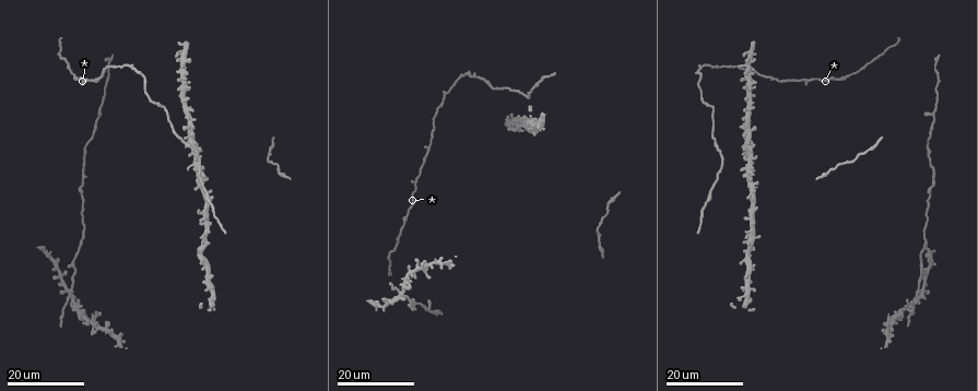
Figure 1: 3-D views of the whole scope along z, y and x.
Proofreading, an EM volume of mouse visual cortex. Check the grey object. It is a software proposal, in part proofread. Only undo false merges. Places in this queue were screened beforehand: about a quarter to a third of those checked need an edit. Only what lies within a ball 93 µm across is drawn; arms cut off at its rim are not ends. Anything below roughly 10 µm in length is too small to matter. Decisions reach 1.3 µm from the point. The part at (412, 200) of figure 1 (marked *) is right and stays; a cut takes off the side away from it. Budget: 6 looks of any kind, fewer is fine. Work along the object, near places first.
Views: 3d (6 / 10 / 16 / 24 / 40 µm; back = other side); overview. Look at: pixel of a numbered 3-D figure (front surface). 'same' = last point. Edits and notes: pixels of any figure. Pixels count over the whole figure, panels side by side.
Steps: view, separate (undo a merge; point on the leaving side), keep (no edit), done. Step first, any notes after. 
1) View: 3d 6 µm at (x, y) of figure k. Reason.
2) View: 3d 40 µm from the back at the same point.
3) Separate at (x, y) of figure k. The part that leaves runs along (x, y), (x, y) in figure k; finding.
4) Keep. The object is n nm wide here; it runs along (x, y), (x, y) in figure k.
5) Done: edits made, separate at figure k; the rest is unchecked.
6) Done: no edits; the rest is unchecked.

View: 3d 24 µm at (918, 291) of figure 1.

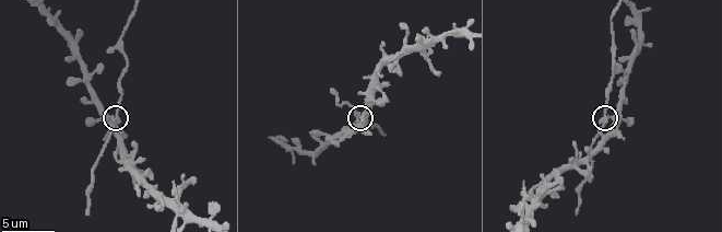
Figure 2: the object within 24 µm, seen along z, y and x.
View: 3d 10 µm at (115, 114) of figure 2.

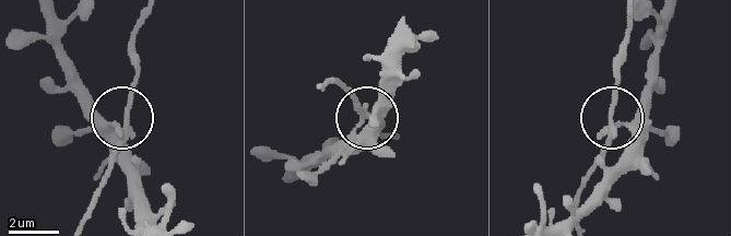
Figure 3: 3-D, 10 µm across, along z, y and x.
Keep. It runs along (146, 19), (136, 37), (129, 106), (101, 173) in figure 3; continuous, no second neuron.

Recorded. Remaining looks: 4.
View: 3d 24 µm at (745, 168) of figure 1. Three arms meet.

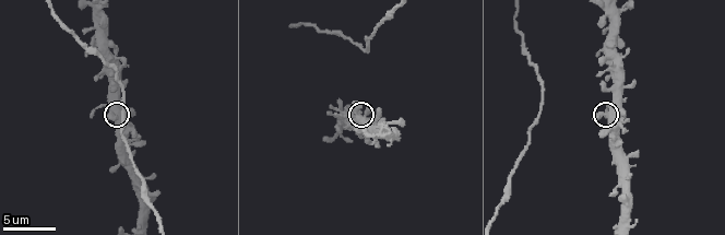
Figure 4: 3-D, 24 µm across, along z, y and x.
View: 3d 10 µm at (356, 117) of figure 4. Closer look.

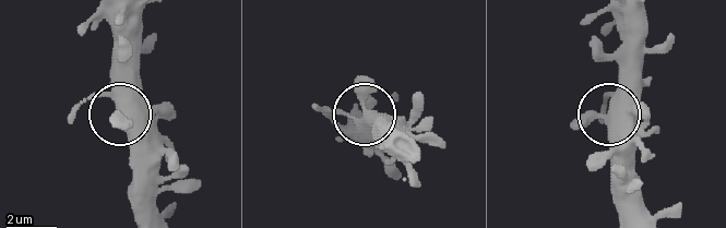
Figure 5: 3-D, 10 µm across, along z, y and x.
Keep. 3 arms meet here; all the same neuron.

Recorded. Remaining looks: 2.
View: 3d 16 µm at (626, 180) of figure 4.

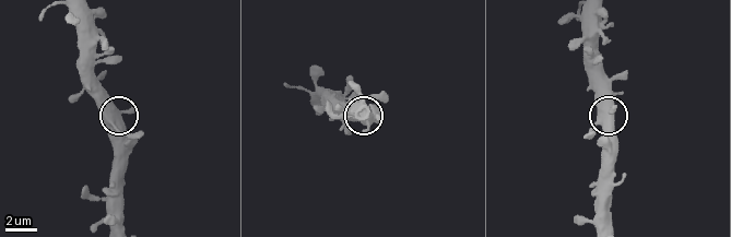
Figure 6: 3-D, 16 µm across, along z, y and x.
Keep. One neuron here.

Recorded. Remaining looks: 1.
Done: no edits; the rest is unchecked.

